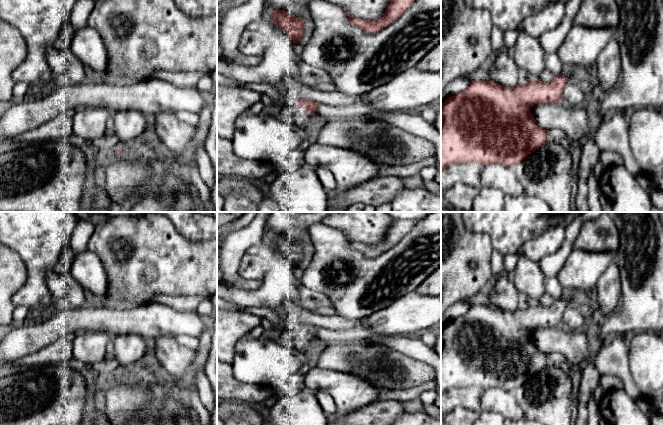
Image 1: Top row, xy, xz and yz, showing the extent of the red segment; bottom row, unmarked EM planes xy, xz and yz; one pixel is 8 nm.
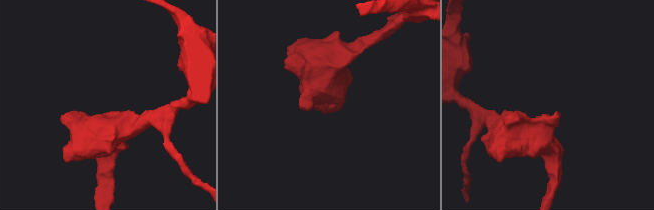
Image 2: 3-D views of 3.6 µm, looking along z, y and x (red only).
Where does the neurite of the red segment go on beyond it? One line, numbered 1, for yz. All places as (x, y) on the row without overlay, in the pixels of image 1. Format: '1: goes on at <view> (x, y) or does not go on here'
1: goes on at yz (570, 298)

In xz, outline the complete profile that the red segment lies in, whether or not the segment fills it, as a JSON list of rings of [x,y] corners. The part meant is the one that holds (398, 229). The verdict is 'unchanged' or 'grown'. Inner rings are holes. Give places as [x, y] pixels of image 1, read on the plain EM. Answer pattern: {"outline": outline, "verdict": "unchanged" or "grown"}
{"outline": [[[392,219],[392,224],[383,241],[378,244],[354,242],[348,238],[345,232],[342,231],[342,233],[345,235],[351,249],[361,252],[366,257],[376,257],[398,243],[416,223],[417,221],[399,221]]], "verdict": "unchanged"}

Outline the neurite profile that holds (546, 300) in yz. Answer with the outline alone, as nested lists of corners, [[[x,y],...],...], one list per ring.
[[[544,293],[536,303],[541,304],[543,306],[550,306],[554,302],[554,299],[547,293]]]

